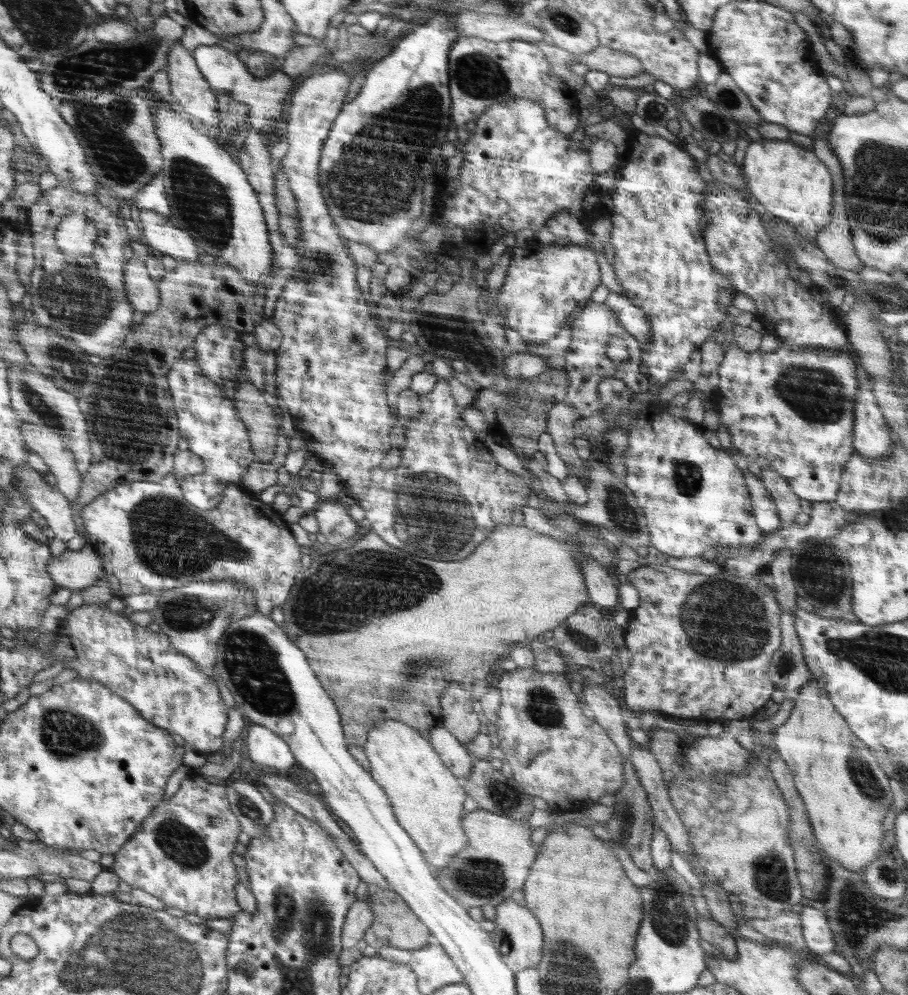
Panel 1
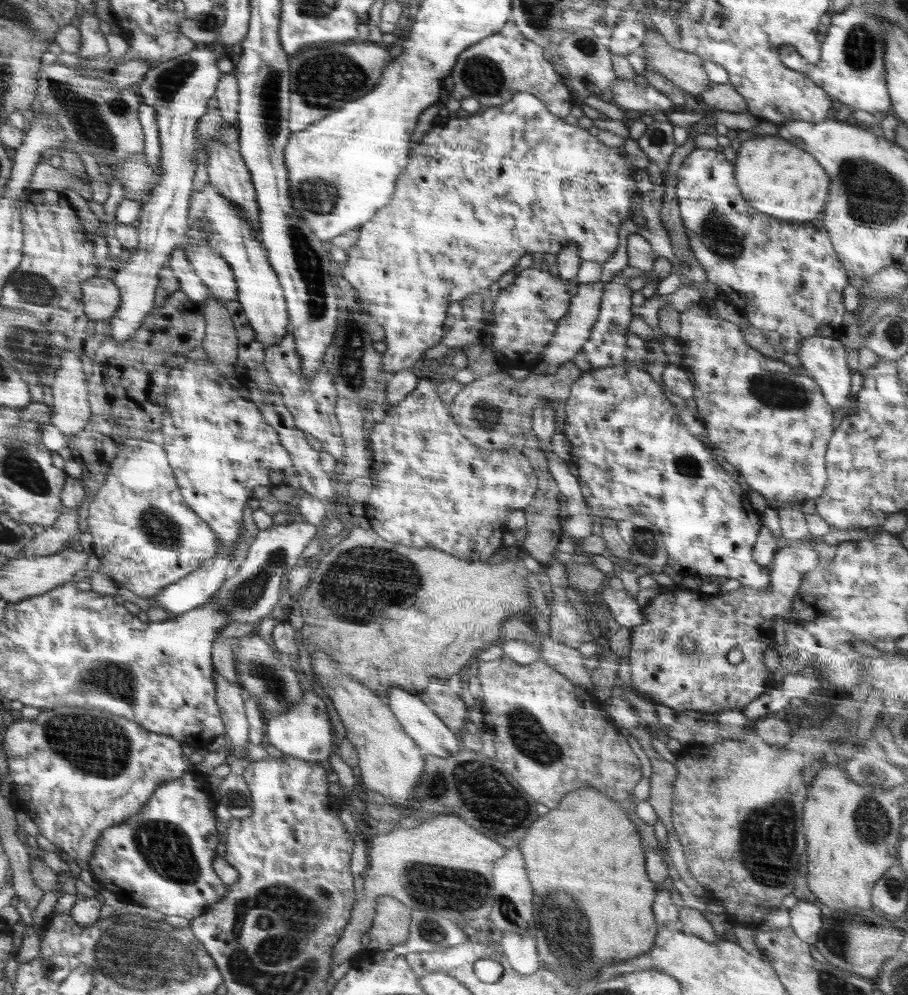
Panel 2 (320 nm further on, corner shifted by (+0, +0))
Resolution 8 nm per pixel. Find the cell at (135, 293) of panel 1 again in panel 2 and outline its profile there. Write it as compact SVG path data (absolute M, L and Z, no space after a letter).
M98 277L81 282L85 315L93 321L110 318L120 306L119 288L112 279Z

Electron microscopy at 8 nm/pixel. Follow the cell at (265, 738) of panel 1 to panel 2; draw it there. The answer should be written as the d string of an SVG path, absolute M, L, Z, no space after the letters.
M304 691L301 701L289 706L285 713L277 717L266 717L264 724L265 744L272 744L284 755L290 755L305 761L320 763L329 759L332 748L331 723L326 703L314 691Z

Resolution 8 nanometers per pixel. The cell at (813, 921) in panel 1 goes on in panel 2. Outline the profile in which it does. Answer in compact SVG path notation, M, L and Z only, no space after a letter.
M799 901L789 909L789 926L804 942L815 944L821 929L821 911L816 904Z

